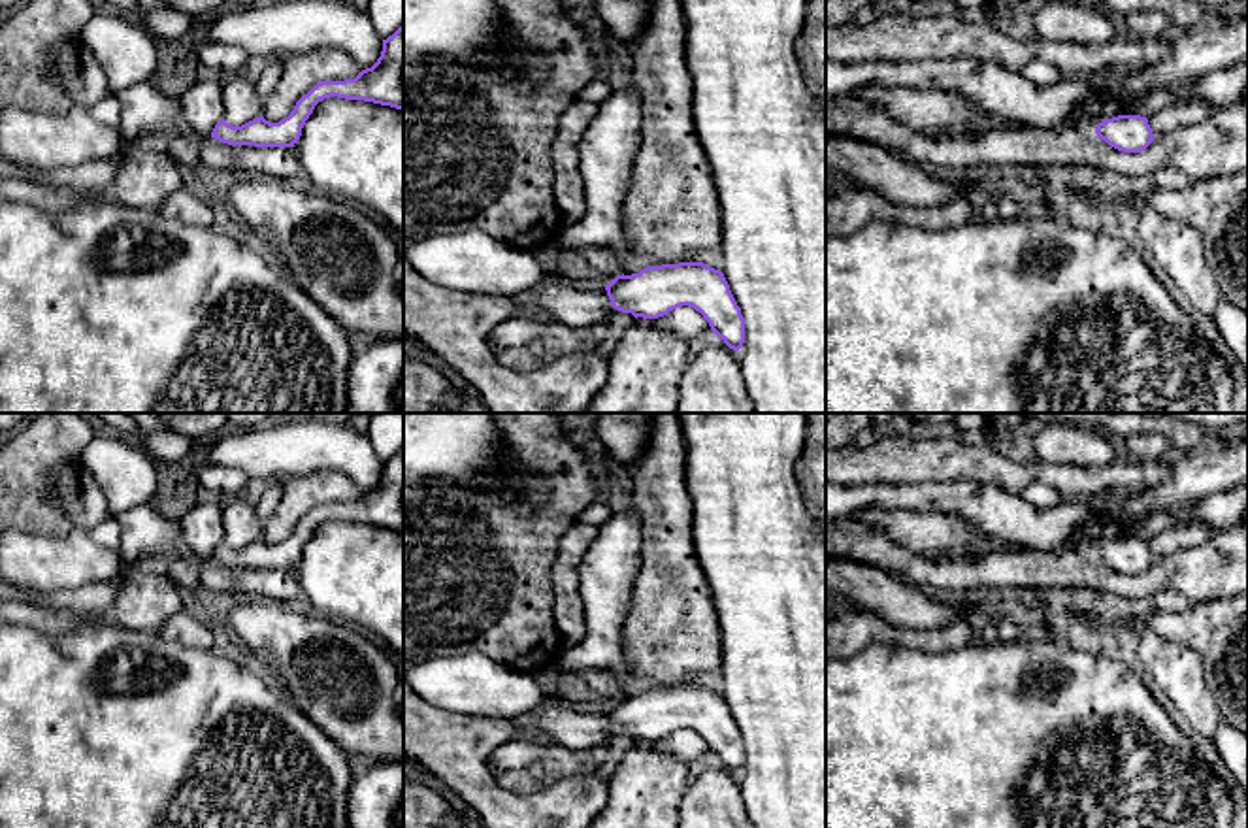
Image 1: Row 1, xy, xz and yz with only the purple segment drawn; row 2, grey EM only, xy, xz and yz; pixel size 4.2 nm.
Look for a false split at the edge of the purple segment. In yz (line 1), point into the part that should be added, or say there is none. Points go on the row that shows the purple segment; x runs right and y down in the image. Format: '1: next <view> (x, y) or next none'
1: next none

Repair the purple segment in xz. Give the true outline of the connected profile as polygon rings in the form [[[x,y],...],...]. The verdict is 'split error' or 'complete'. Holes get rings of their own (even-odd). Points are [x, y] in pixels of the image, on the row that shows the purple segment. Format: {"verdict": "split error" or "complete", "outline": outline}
{"verdict": "split error", "outline": [[[703,262],[647,266],[639,273],[616,275],[598,292],[569,285],[567,275],[545,275],[535,285],[528,306],[543,313],[547,323],[586,328],[607,319],[613,307],[635,319],[658,319],[688,306],[703,315],[730,349],[739,351],[745,343],[745,319],[724,273]]]}

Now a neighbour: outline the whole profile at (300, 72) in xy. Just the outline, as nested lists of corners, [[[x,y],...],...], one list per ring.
[[[324,47],[283,58],[279,83],[262,104],[262,117],[279,123],[320,81],[354,79],[362,68],[343,51]]]

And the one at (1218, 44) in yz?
[[[1248,9],[1237,11],[1235,15],[1225,15],[1223,19],[1208,19],[1201,26],[1190,30],[1173,30],[1171,36],[1171,53],[1163,60],[1131,75],[1108,77],[1103,83],[1105,94],[1092,94],[1084,102],[1080,115],[1095,123],[1086,130],[1095,132],[1099,123],[1118,117],[1124,111],[1124,104],[1120,102],[1124,94],[1129,98],[1144,98],[1154,91],[1178,91],[1182,85],[1207,74],[1248,62]]]

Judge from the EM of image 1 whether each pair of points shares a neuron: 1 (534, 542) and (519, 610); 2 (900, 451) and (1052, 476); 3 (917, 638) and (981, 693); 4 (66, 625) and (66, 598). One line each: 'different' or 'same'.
1: same
2: same
3: different
4: different

